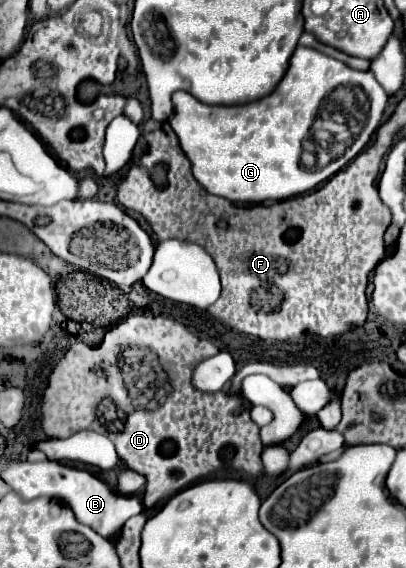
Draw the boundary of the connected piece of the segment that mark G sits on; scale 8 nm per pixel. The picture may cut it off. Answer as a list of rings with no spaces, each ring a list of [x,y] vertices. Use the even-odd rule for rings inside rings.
[[[297,46],[283,82],[279,82],[279,86],[269,96],[239,106],[207,106],[193,98],[189,92],[179,90],[173,94],[173,116],[170,116],[168,122],[173,130],[177,130],[181,148],[191,160],[193,176],[209,194],[227,198],[231,202],[277,202],[313,190],[335,172],[339,172],[347,162],[351,162],[365,149],[371,134],[377,130],[385,104],[387,94],[371,72],[353,70],[313,48]],[[347,84],[365,90],[363,94],[369,96],[367,102],[370,101],[370,109],[365,114],[365,120],[361,120],[361,128],[359,122],[355,122],[355,132],[349,134],[349,146],[353,142],[355,144],[351,148],[343,146],[343,150],[337,150],[337,154],[333,154],[333,160],[337,158],[335,162],[329,160],[323,166],[311,168],[301,160],[303,142],[305,138],[311,138],[309,128],[313,120],[317,120],[321,102],[333,90]],[[363,130],[365,138],[361,138]],[[301,168],[311,172],[303,172]]]

